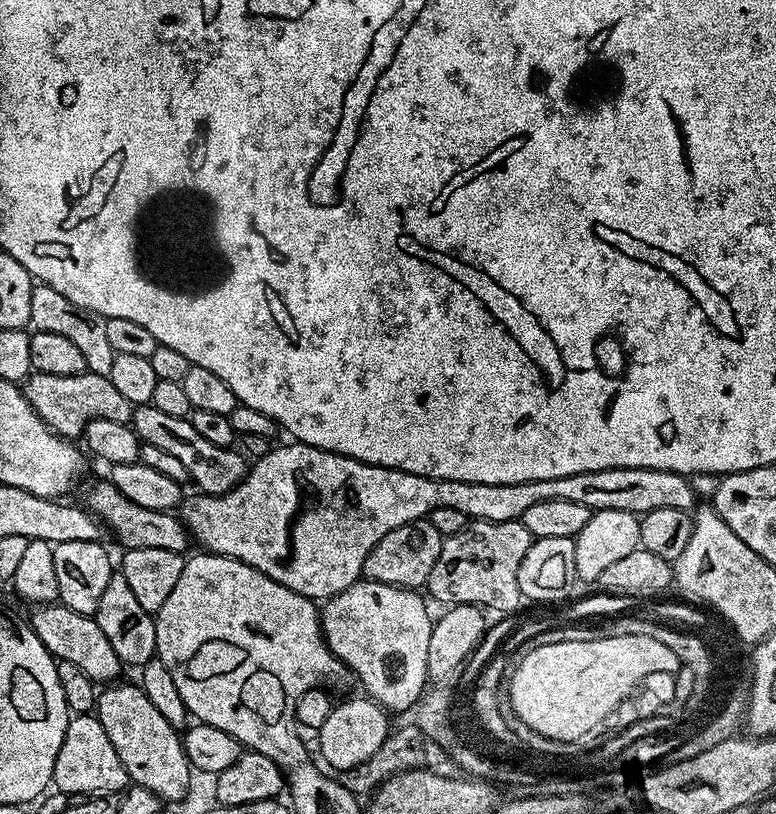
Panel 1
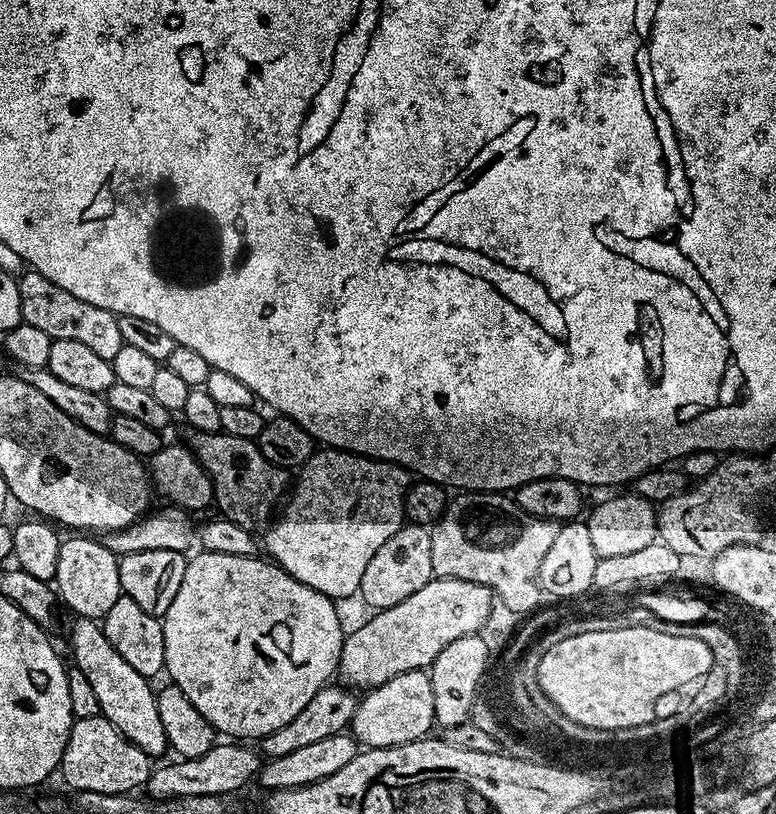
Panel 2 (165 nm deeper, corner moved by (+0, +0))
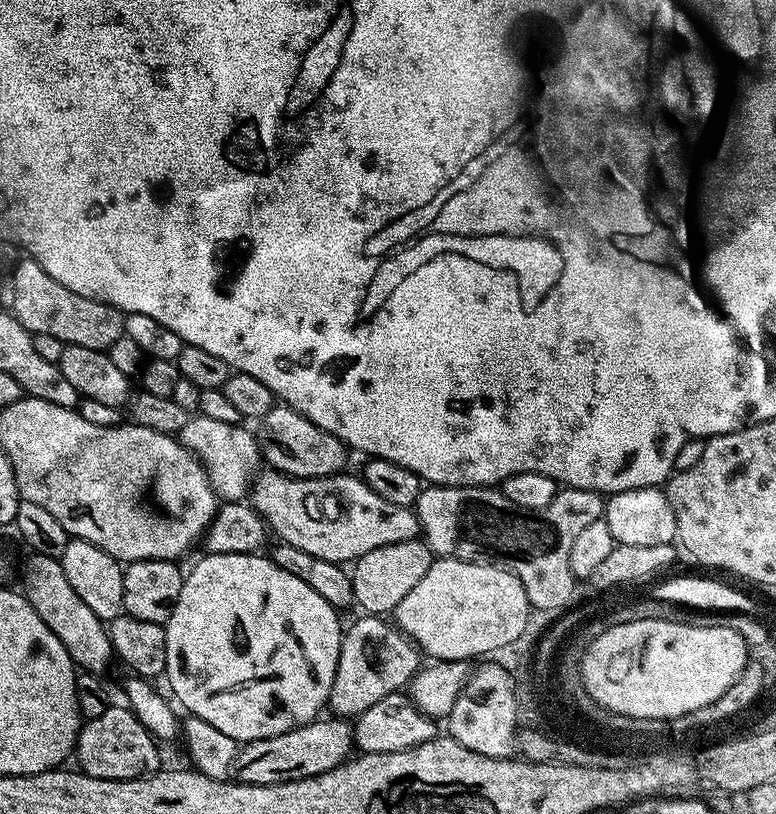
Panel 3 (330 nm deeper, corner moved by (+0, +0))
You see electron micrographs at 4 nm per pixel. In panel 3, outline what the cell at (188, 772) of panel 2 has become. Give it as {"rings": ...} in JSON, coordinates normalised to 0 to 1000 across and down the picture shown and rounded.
{"rings":[[[443,882],[418,883],[401,885],[398,889],[369,897],[369,902],[318,910],[304,925],[303,957],[312,963],[379,961],[414,953],[445,937],[456,924],[454,889]]]}

